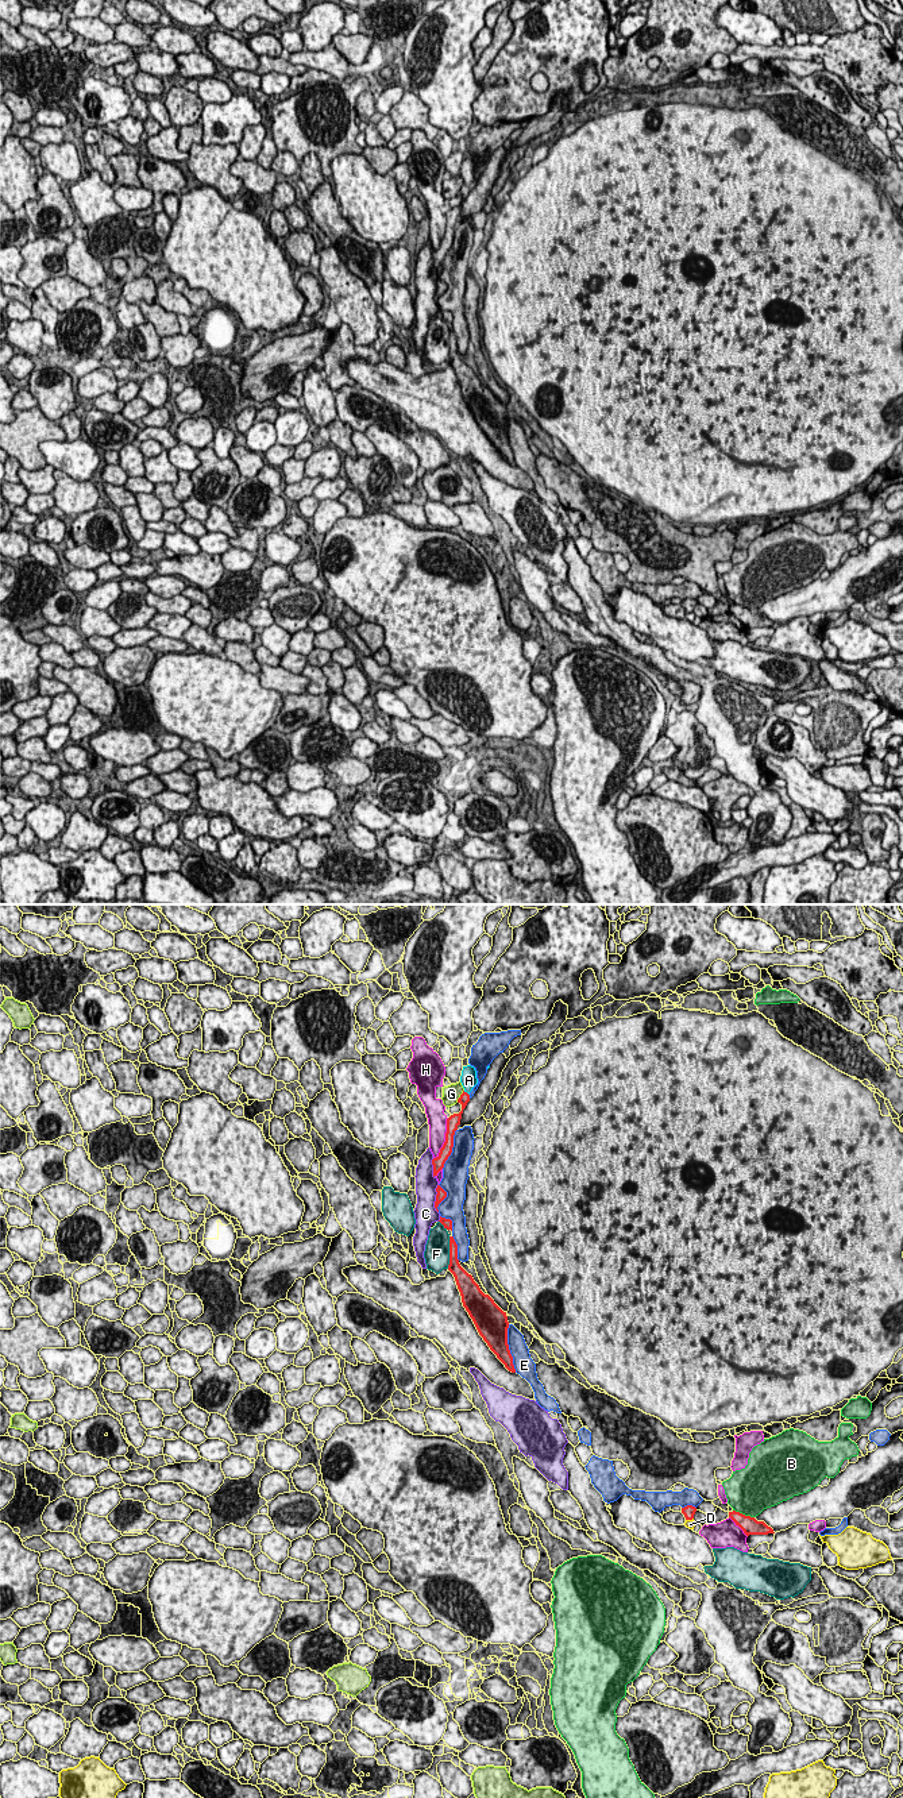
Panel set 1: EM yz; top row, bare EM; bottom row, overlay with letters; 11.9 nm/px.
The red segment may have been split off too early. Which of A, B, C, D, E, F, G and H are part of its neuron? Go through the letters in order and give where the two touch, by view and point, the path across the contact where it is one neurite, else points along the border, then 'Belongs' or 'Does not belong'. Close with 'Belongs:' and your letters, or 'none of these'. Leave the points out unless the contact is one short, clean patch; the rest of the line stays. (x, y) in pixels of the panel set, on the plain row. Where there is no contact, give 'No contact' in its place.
A: Touches red at yz (466, 185). Path across: yz (464, 191), (466, 185), (469, 173). Belongs
B: Touches red at yz (744, 608). Does not belong
C: Touches red at yz (436, 292). Does not belong
D: Touches red at yz (689, 612). Does not belong
E: Touches red at yz (508, 442). Does not belong
F: Touches red at yz (450, 346). Does not belong
G: Touches red at yz (460, 189). Boundary: yz (463, 182), (456, 195). Does not belong
H: Touches red at yz (446, 231). Does not belong
Belongs: A

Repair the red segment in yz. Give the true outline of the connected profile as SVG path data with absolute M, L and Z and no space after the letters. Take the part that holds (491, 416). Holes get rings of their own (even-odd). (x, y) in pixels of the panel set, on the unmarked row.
M449 329L448 363L455 370L463 400L472 412L479 428L505 460L516 466L513 450L508 437L509 414L506 405L503 405L489 387L485 387L472 369L460 359L458 352L458 337L454 329Z

